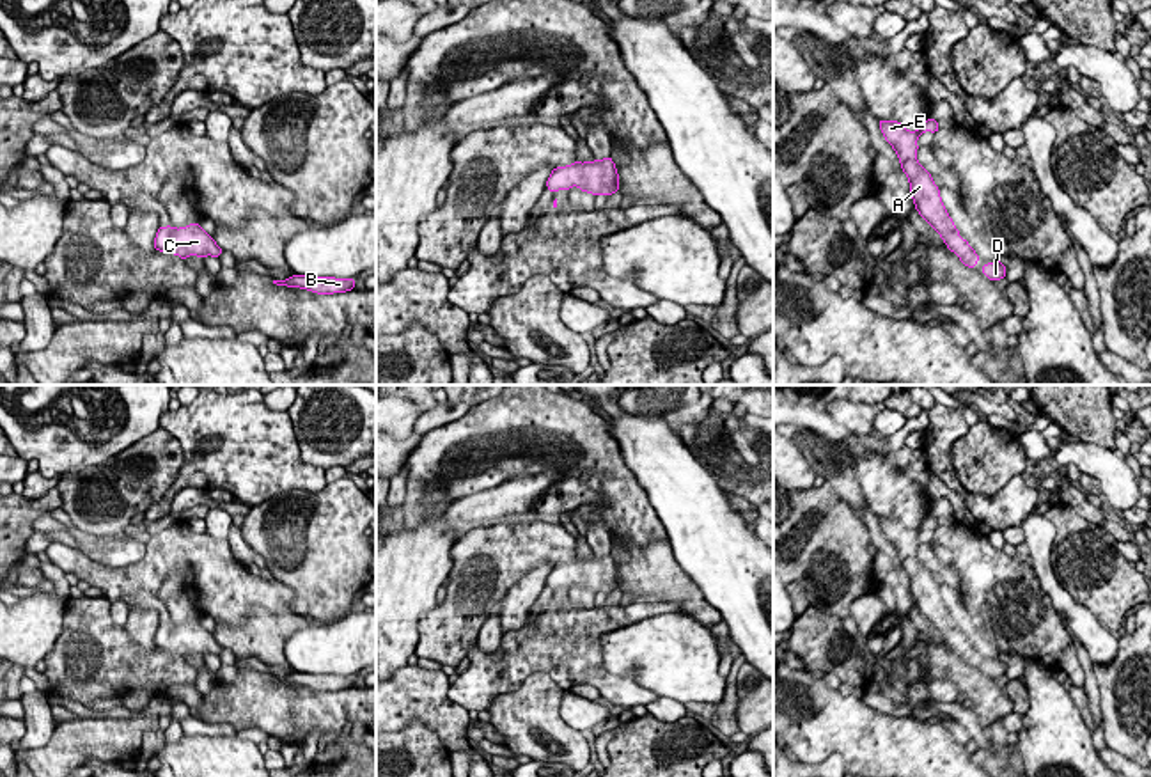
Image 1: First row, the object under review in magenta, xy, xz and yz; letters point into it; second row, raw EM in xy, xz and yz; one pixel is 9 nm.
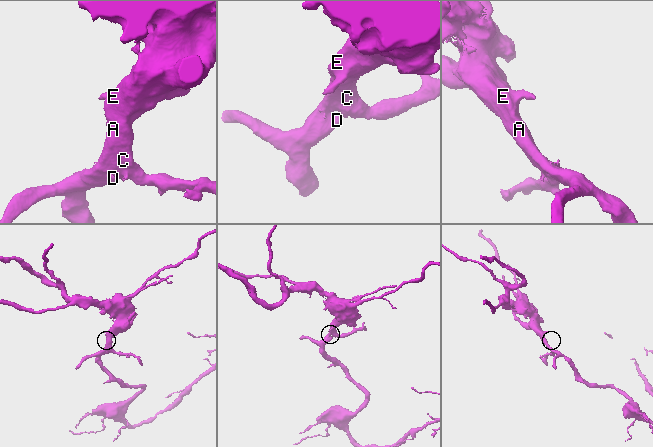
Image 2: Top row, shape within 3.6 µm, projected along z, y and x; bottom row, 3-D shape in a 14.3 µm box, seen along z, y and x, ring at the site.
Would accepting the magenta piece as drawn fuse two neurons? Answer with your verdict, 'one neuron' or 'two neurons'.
one neuron

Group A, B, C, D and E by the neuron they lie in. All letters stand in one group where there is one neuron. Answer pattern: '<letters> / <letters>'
A B C D E

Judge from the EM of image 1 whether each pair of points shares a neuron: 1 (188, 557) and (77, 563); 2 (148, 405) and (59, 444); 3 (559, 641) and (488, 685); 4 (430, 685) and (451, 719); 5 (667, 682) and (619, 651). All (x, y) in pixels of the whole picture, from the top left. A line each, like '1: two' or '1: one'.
1: one
2: one
3: one
4: one
5: one

